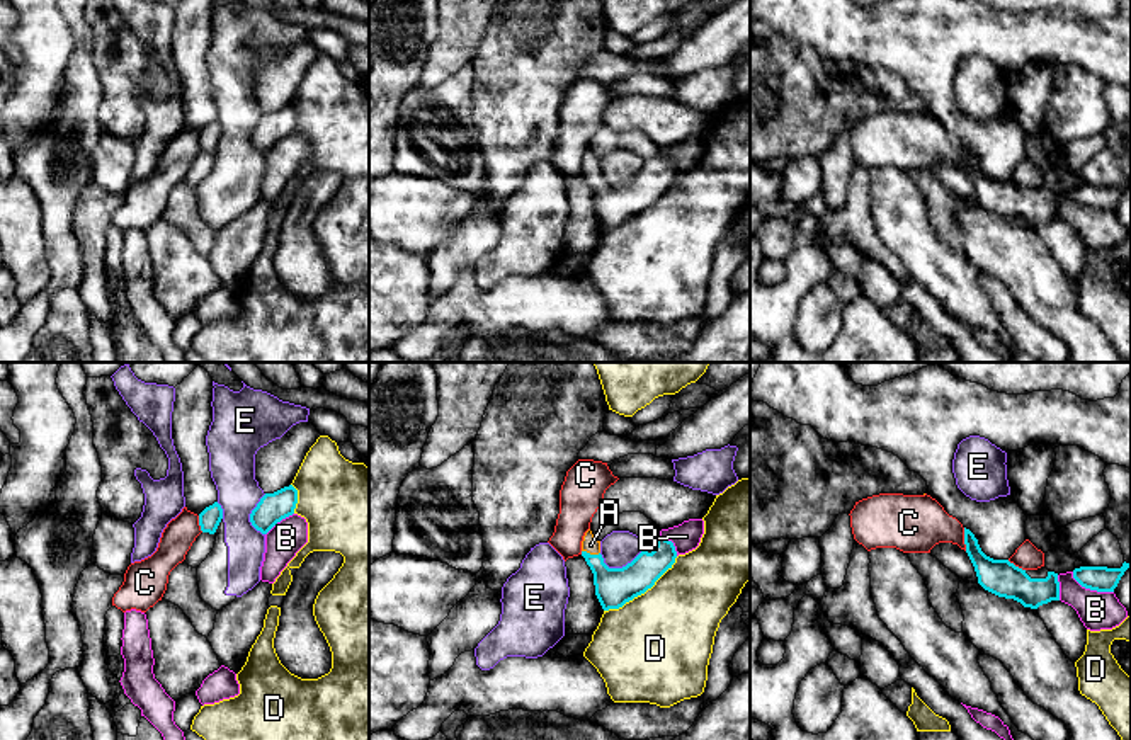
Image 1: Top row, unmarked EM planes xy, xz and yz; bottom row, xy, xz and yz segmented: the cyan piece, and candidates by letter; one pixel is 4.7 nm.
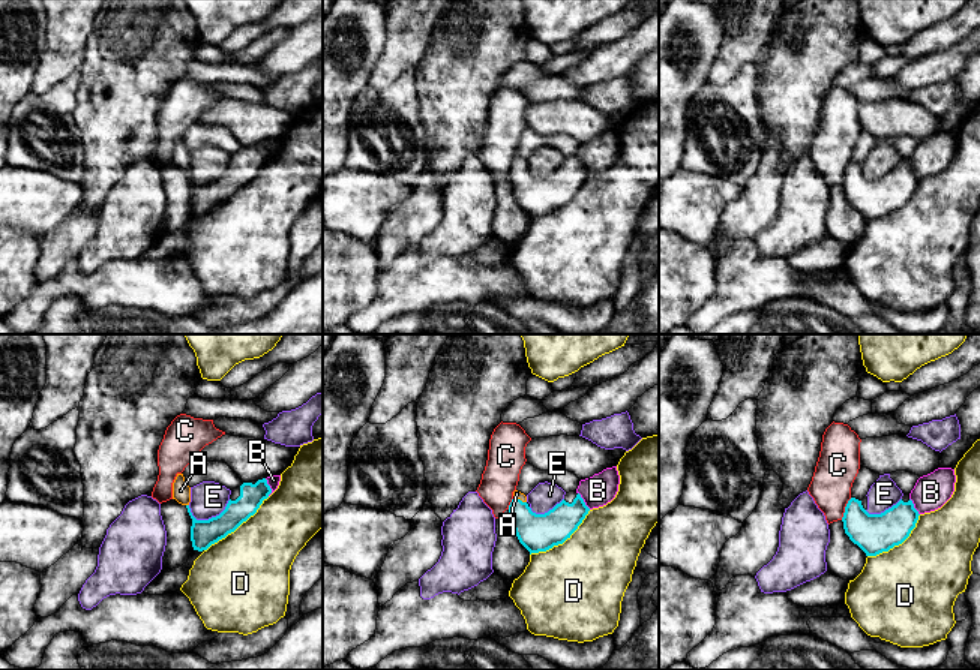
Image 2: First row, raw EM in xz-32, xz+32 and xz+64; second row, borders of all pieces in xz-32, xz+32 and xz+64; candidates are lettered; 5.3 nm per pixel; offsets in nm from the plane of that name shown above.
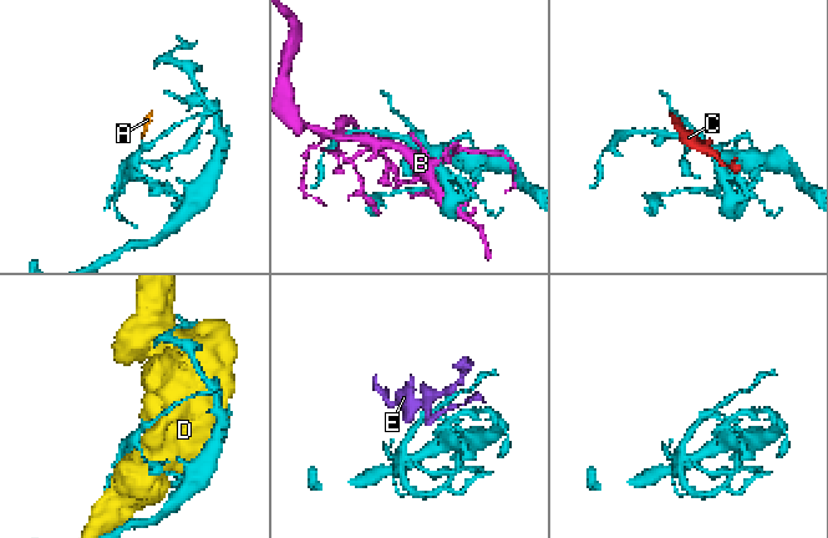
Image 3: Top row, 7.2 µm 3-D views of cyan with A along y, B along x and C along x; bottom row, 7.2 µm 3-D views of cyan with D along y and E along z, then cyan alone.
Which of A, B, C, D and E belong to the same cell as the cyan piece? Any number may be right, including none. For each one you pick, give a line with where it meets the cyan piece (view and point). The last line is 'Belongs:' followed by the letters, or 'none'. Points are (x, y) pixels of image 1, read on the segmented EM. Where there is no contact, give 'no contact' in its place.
A: meets cyan in xz at (589, 553)
Belongs: A

